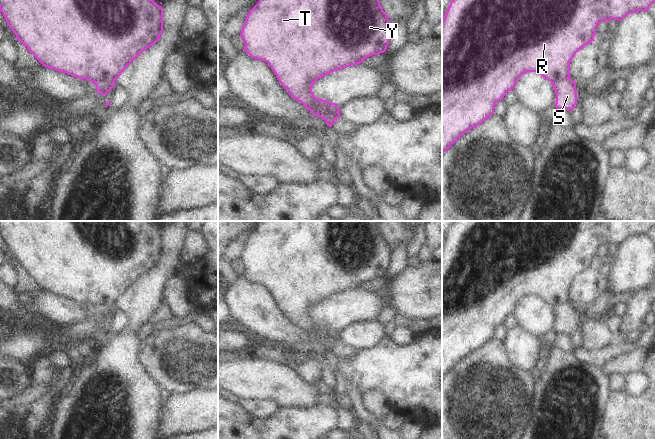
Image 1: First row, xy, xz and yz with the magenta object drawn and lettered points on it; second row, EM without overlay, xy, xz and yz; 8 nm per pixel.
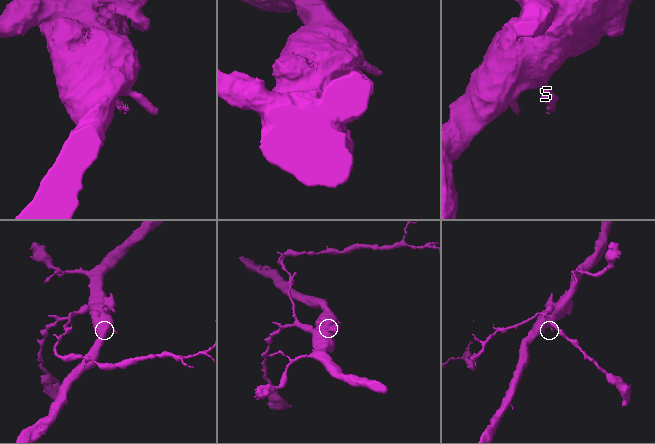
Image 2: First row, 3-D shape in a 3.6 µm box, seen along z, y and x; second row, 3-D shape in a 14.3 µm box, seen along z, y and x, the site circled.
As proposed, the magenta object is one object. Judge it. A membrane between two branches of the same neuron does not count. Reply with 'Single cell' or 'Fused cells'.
Fused cells

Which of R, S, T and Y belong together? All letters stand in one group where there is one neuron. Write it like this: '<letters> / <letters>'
R T Y / S

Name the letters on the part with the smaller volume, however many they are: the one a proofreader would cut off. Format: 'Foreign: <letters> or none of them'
Foreign: S

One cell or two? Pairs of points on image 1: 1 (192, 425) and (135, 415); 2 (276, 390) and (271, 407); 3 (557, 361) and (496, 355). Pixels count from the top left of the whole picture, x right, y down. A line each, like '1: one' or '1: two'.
1: two
2: two
3: two

